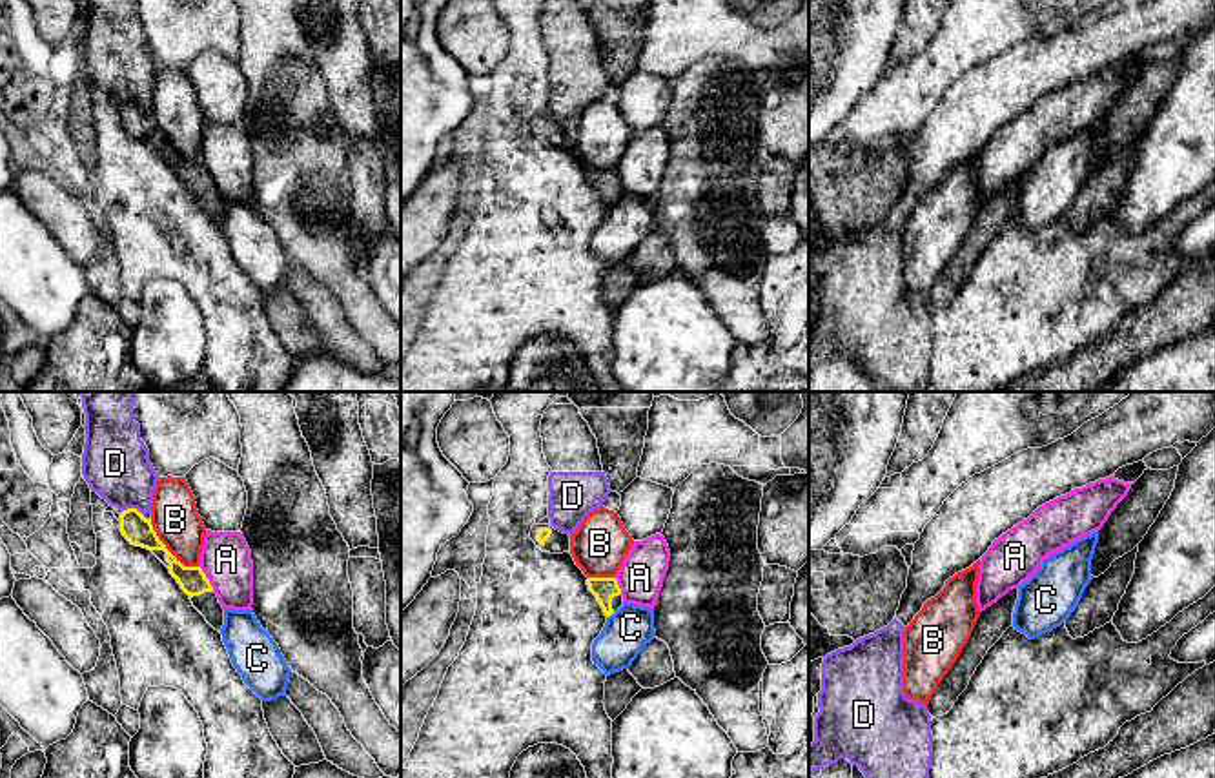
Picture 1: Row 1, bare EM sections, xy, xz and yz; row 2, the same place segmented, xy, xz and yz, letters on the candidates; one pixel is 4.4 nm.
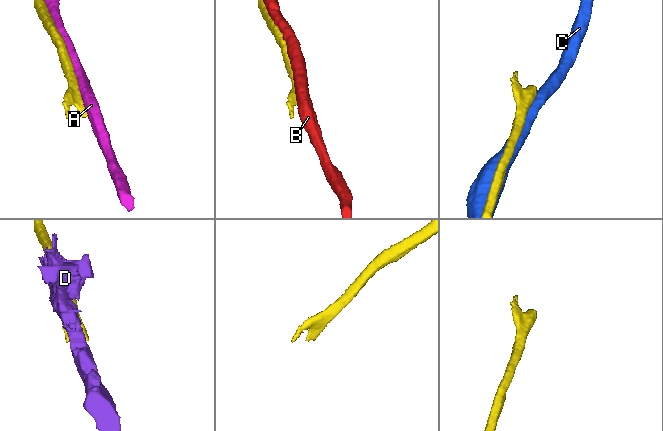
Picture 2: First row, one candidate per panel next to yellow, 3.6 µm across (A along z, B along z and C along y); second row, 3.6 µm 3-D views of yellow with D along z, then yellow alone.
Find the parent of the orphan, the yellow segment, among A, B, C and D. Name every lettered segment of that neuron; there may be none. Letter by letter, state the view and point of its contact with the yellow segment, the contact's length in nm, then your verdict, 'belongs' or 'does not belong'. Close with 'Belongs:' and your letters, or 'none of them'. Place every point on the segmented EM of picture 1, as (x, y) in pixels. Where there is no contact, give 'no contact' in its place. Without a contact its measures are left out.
A: xy (208, 580) | 130 nm | does not belong
B: xy (168, 551) | 300 nm | does not belong
C: xz (611, 614) | 50 nm | does not belong
D: xy (132, 509) | 70 nm | does not belong
Belongs: none of them

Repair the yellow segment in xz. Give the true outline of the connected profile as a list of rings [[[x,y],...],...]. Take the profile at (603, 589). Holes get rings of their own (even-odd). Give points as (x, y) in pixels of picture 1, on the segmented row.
[[[588,578],[587,585],[599,601],[607,618],[623,605],[621,589],[616,578]]]

